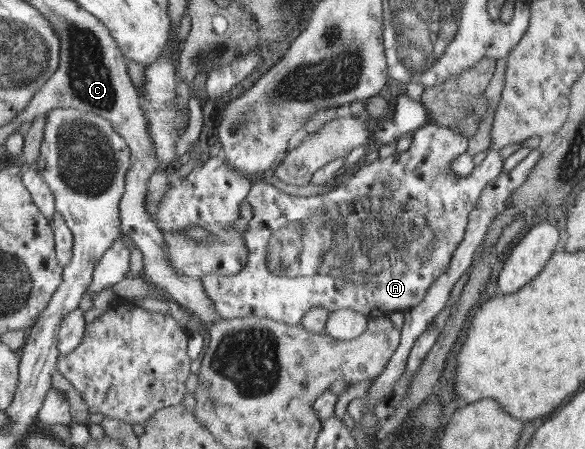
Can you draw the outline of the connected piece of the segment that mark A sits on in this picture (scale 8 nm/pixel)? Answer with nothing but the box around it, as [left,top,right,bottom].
[202,122,522,325]

